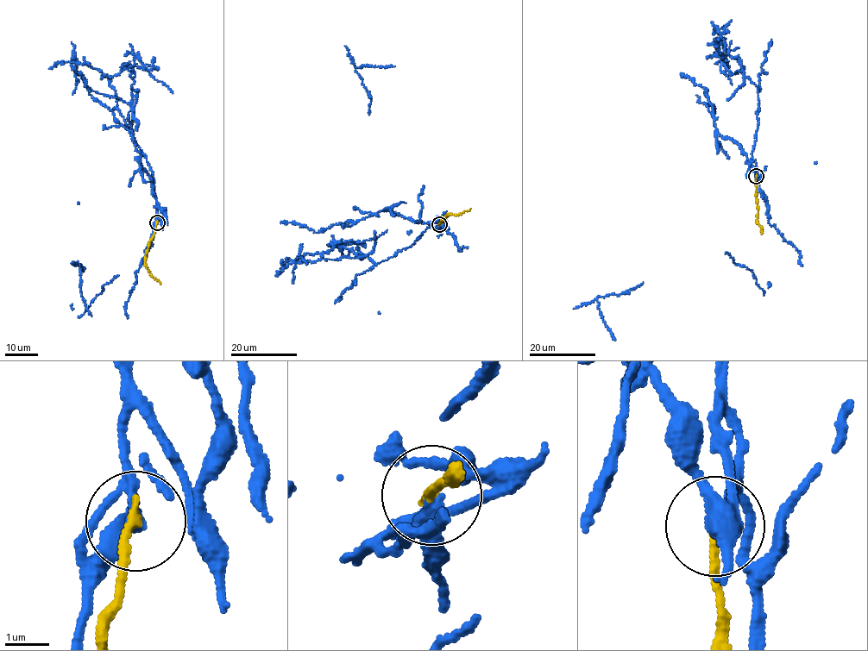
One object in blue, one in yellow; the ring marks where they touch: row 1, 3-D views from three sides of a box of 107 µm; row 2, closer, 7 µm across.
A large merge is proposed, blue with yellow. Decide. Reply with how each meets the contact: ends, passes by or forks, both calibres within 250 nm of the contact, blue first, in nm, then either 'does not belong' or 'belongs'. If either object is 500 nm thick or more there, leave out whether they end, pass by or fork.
blue passes by; yellow ends; calibres 190 and 200 nm; does not belong

